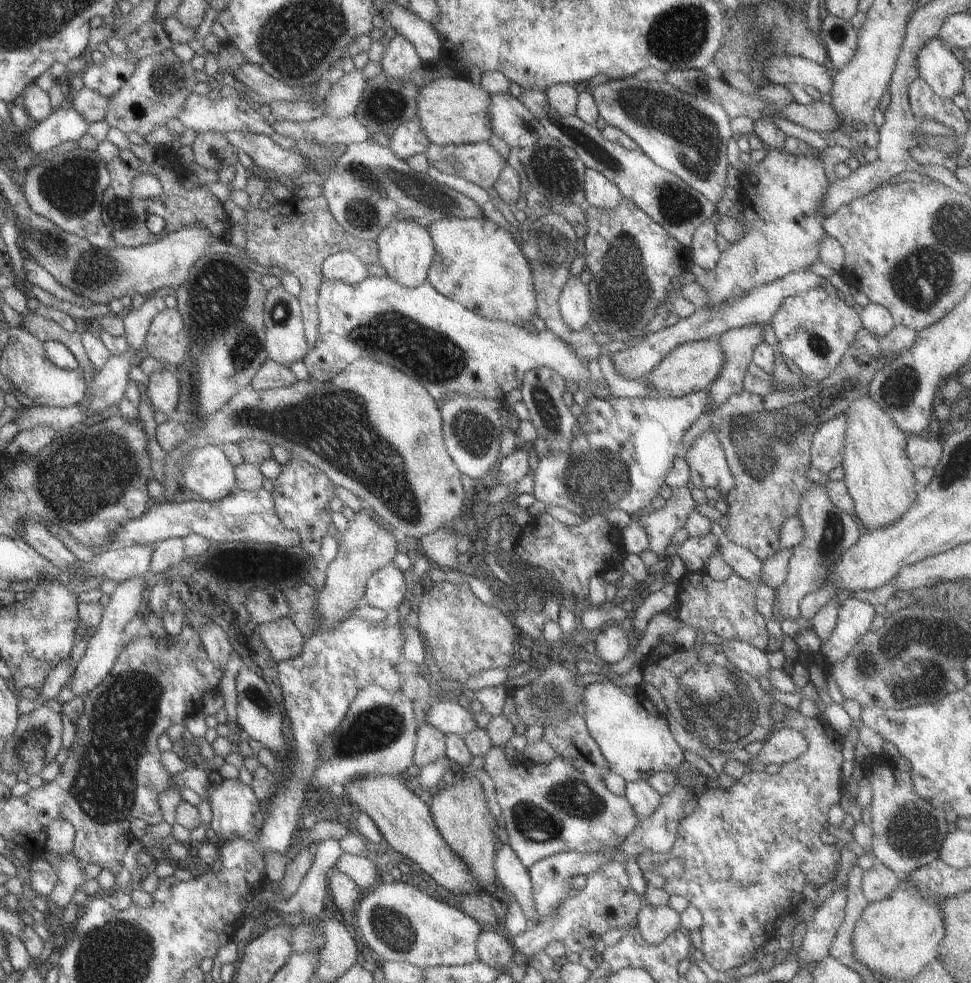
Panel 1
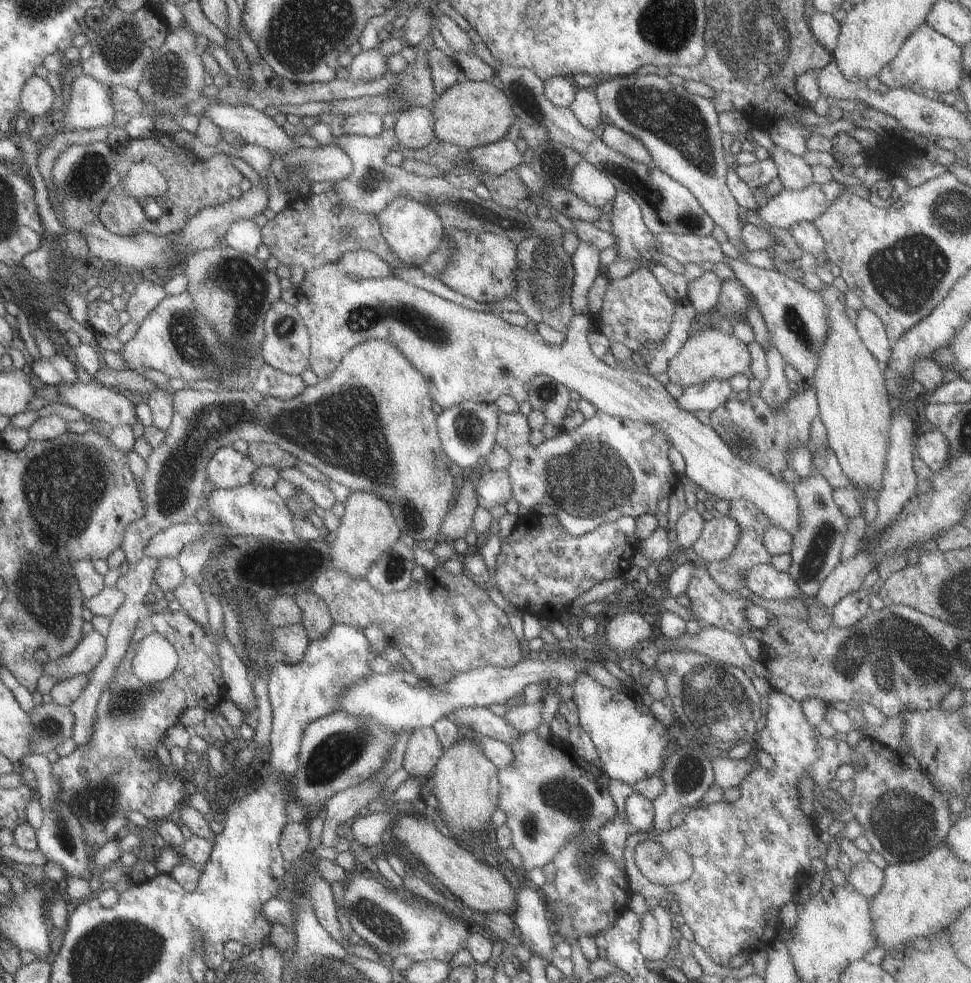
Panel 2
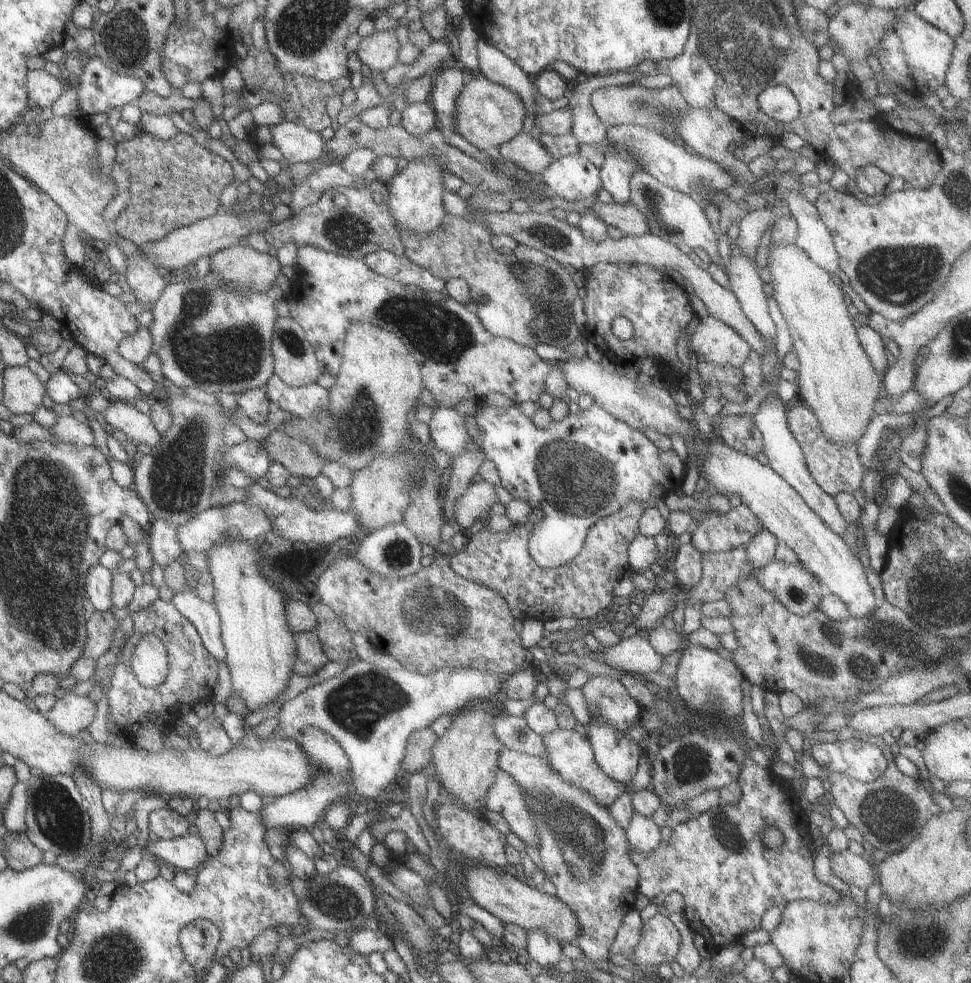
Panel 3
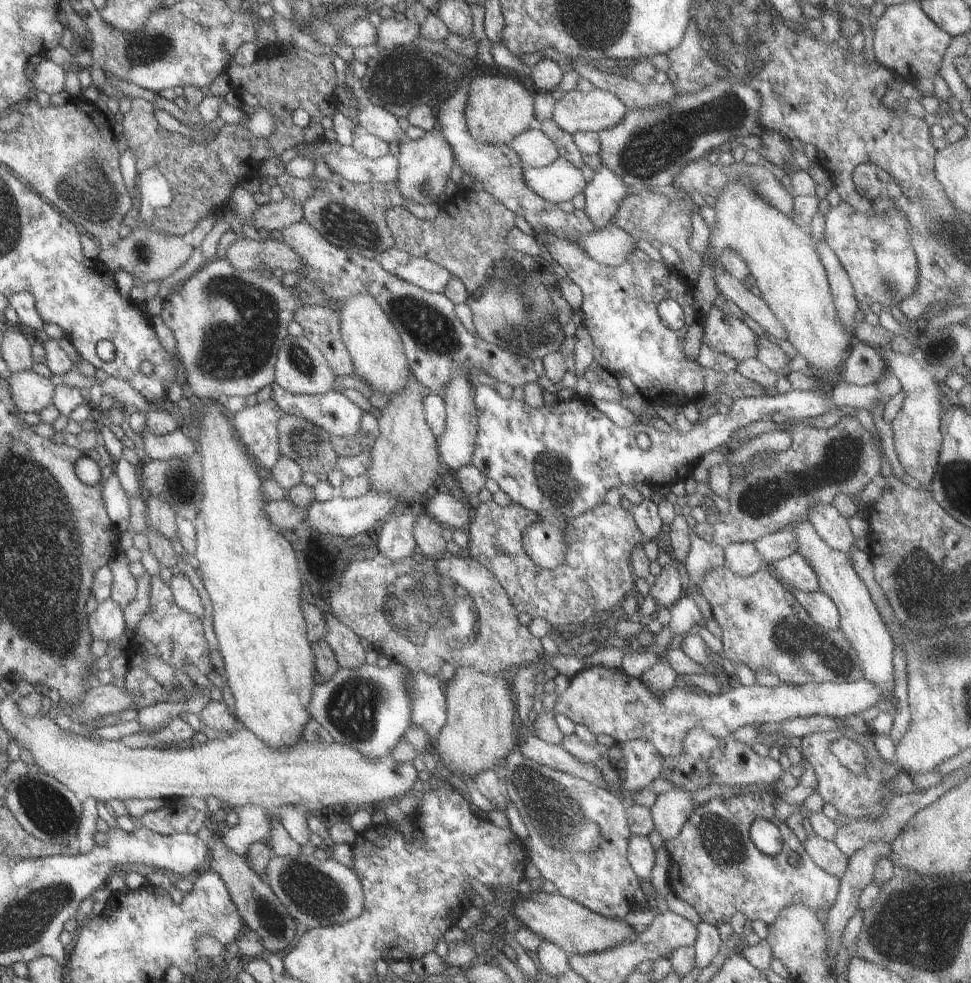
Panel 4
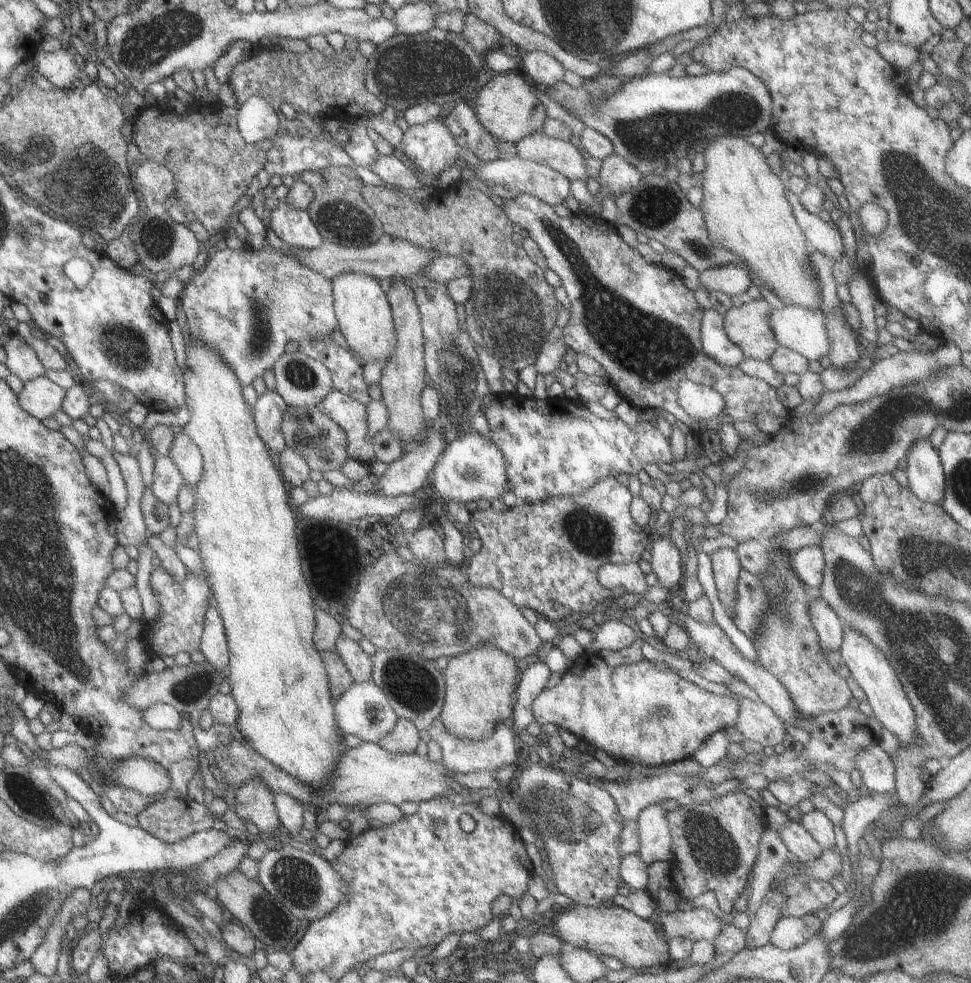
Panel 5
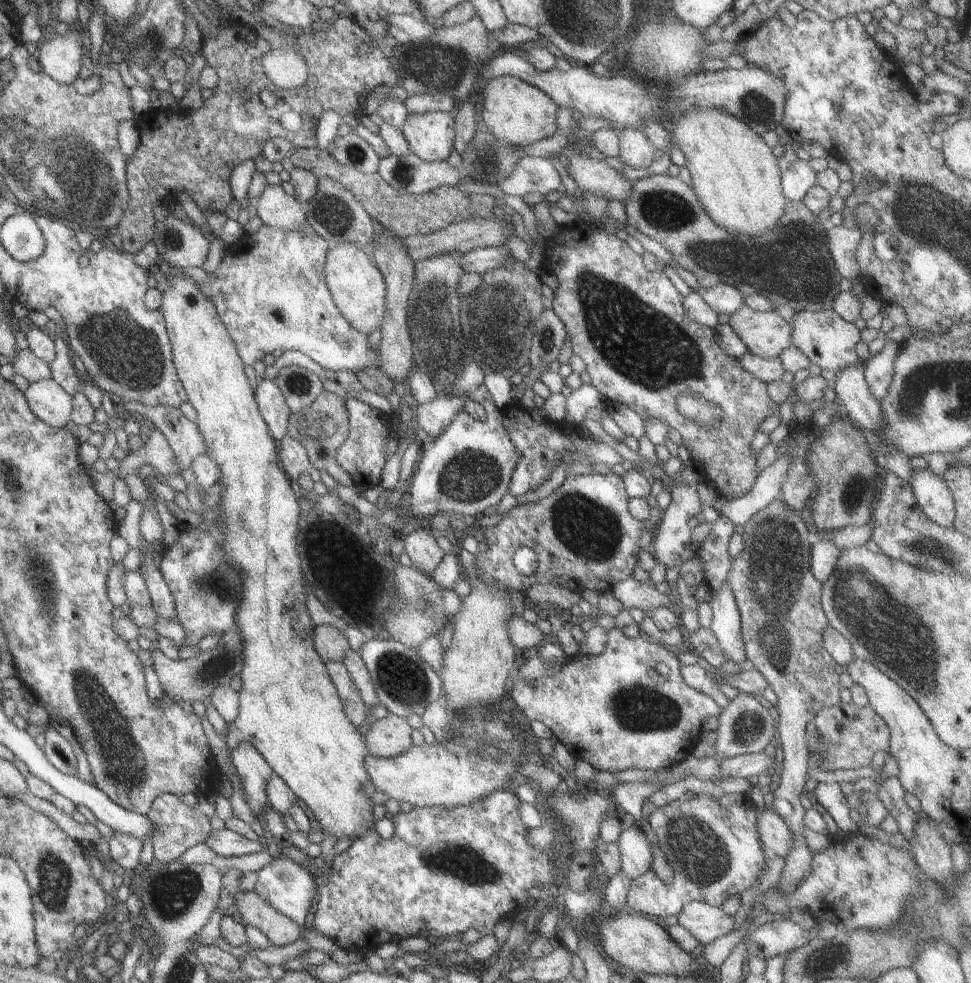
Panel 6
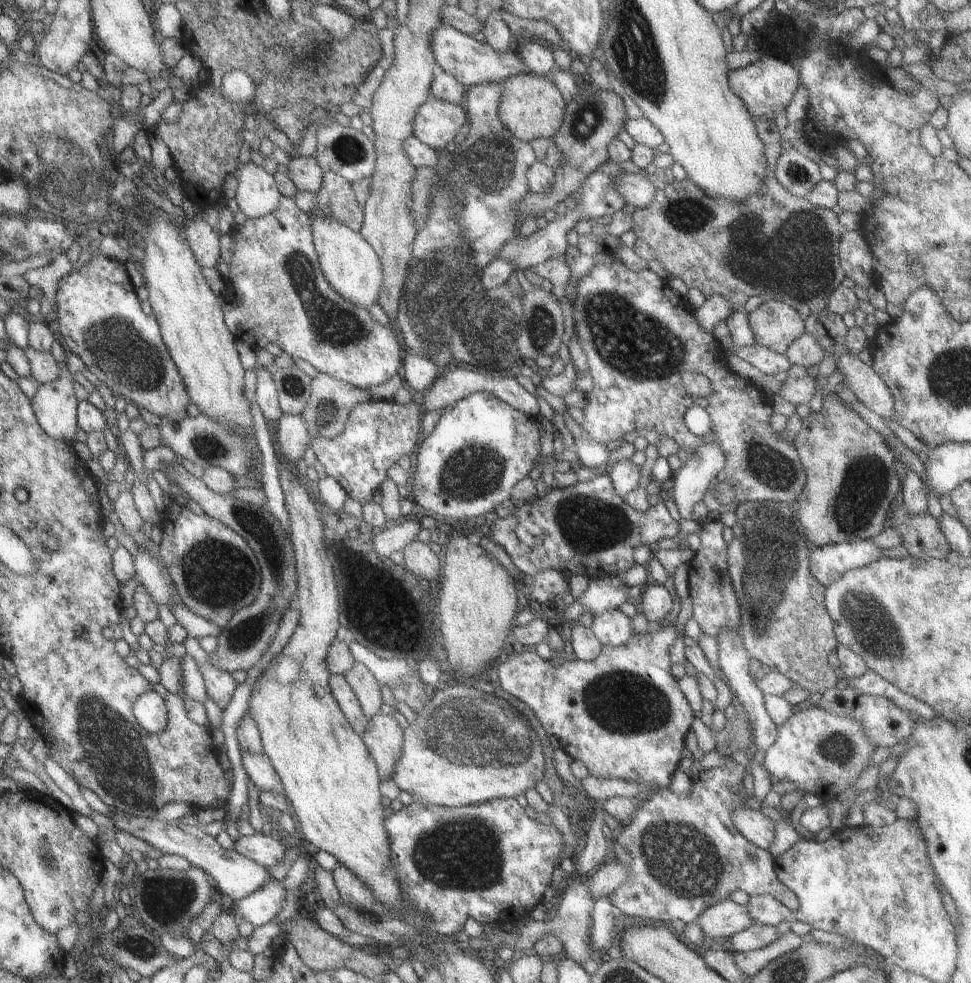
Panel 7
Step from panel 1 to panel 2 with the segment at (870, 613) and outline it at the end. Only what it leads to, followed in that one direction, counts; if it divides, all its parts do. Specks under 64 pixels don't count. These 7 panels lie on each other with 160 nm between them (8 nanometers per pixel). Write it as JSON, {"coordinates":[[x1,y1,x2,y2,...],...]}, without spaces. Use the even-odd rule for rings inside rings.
{"coordinates":[[863,588,849,592,835,602,831,608,830,624,836,628,853,626,859,618,863,618,870,610,868,604,868,592]]}

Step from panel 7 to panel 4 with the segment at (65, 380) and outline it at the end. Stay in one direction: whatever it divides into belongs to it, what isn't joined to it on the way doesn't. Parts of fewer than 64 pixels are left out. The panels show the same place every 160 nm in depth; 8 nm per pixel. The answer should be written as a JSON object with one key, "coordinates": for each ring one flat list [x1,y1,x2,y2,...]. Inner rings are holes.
{"coordinates":[[31,369,11,373,6,380,18,412,37,412,50,404,54,385]]}

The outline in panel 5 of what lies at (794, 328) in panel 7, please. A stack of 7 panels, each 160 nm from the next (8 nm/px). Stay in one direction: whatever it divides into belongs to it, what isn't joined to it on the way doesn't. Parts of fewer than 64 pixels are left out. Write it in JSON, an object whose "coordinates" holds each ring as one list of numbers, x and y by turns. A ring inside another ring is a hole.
{"coordinates":[[746,299,745,303,737,307,732,306,723,314,723,332,733,342,733,345,743,352,744,358,767,360,771,352,775,350,777,342,775,342,773,330,769,328,769,320,767,320,769,312,771,308,765,300]]}

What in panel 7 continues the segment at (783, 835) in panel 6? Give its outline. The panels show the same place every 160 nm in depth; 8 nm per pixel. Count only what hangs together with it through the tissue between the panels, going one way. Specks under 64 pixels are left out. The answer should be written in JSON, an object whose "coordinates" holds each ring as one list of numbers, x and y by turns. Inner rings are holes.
{"coordinates":[[741,806,733,808,731,824,739,836,759,849,768,850,773,842,773,822,760,811]]}

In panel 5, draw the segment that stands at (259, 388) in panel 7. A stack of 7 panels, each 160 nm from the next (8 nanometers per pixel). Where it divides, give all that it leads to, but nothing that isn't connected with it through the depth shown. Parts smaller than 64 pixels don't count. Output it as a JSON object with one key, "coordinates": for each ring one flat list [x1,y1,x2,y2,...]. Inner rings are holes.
{"coordinates":[[268,388,257,396,255,404,251,407,251,417,257,428,257,436,273,456,286,448,281,433,281,418,285,410,285,402]]}

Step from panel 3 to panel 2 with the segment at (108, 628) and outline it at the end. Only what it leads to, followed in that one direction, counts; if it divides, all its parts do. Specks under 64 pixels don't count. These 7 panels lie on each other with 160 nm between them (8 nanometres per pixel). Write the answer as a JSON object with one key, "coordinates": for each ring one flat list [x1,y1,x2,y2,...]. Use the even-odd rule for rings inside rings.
{"coordinates":[[93,630,82,636,76,648,67,656,43,665,43,672,63,681,68,677,88,674,99,663,105,648,104,637]]}

